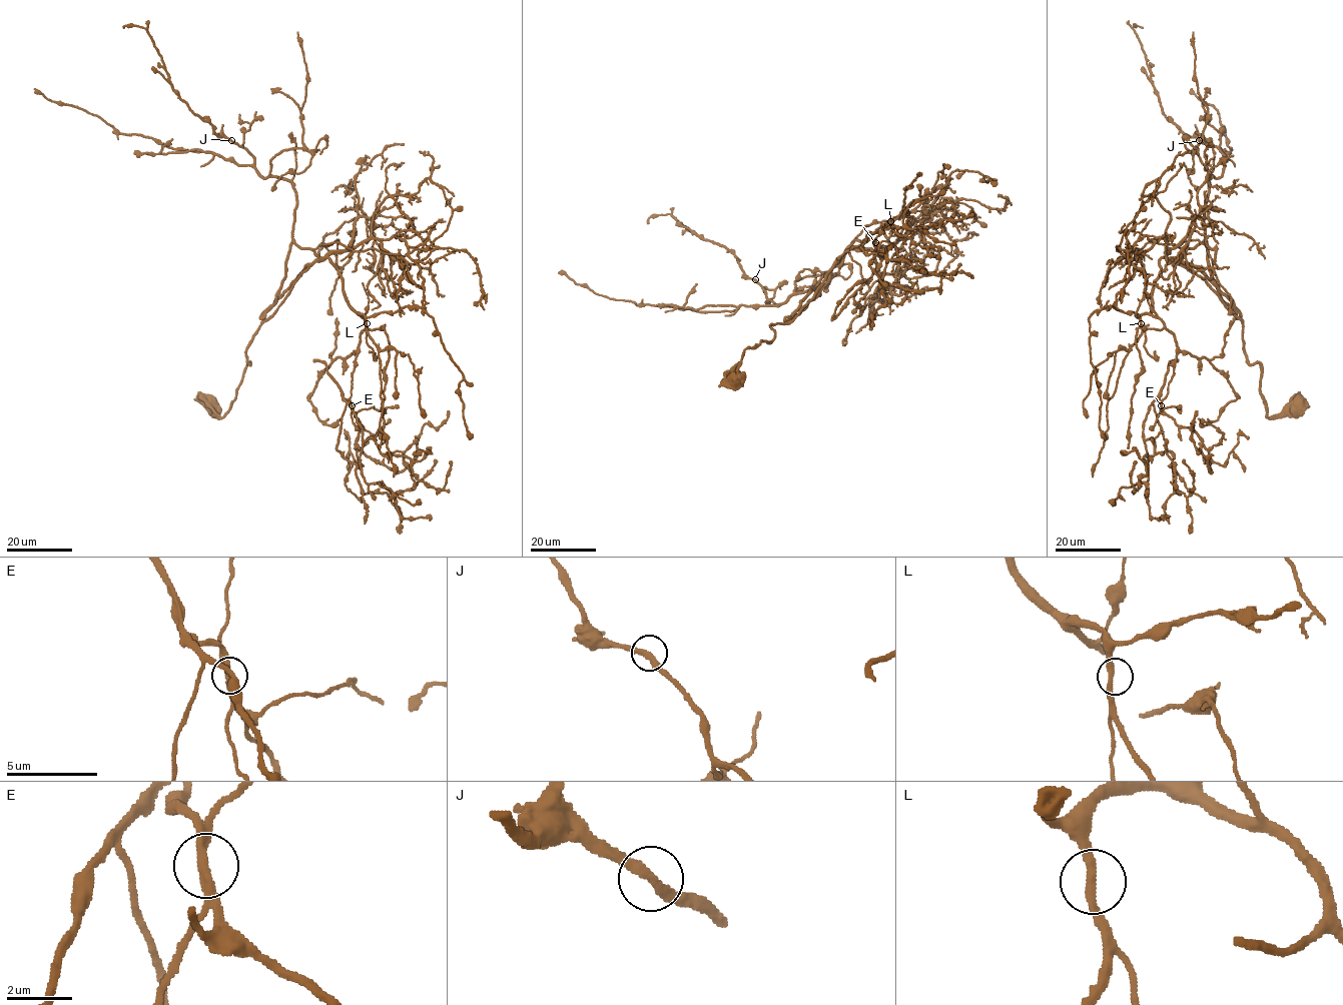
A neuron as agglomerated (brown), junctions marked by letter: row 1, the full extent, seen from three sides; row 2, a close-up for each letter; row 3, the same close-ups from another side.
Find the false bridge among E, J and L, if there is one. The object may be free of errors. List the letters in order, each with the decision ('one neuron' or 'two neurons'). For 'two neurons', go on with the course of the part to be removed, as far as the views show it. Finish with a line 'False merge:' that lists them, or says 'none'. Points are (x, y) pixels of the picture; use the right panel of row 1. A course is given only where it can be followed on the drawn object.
E: two neurons; course (1161, 405), (1159, 399), (1153, 402), (1173, 456), (1175, 489), (1187, 496), (1193, 472), (1183, 459)
J: one neuron
L: one neuron
False merge: E

